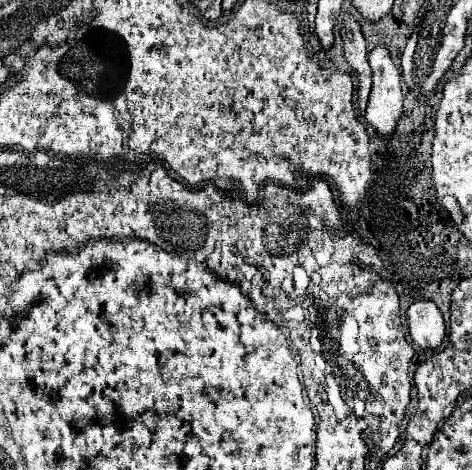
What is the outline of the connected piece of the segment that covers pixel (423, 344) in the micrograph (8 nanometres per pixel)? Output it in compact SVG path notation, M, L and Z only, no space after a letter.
M420 300L406 310L410 338L422 350L438 348L446 336L444 318L432 300Z

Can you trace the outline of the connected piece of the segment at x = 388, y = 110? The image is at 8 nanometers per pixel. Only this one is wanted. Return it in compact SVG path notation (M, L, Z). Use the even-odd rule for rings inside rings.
M376 46L370 52L370 68L372 68L372 92L364 118L376 128L380 138L390 138L402 114L400 72L384 46Z

